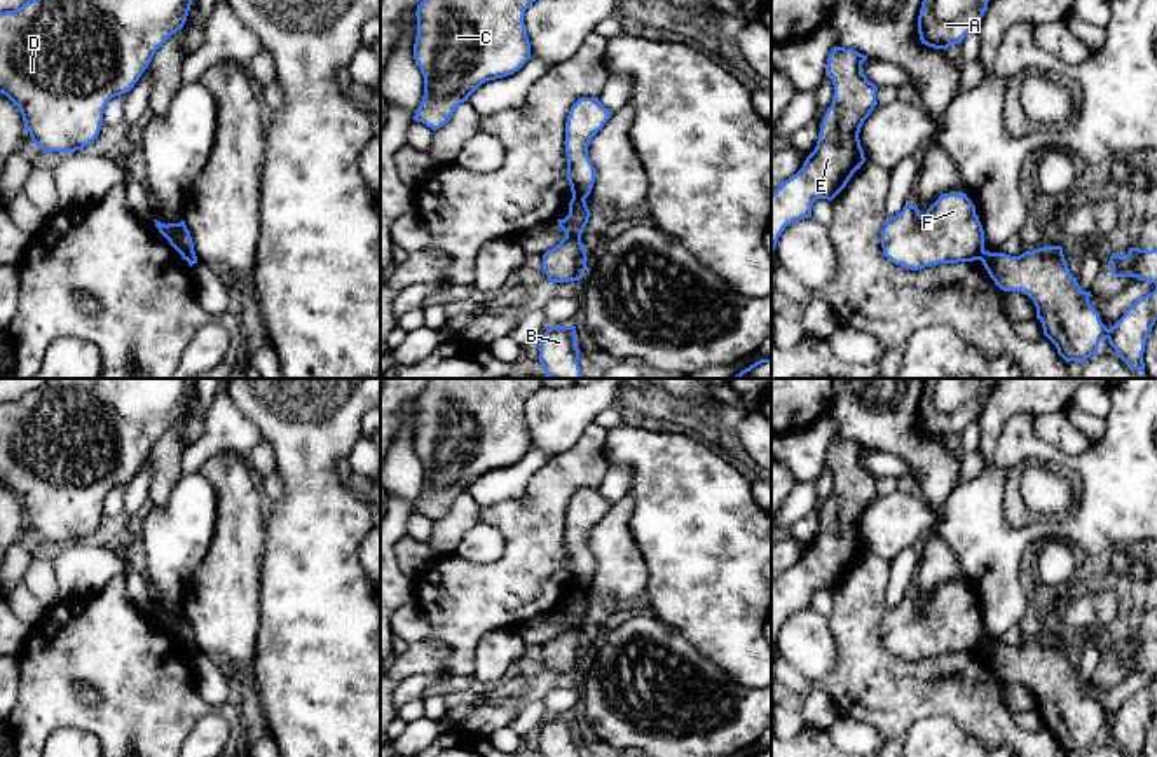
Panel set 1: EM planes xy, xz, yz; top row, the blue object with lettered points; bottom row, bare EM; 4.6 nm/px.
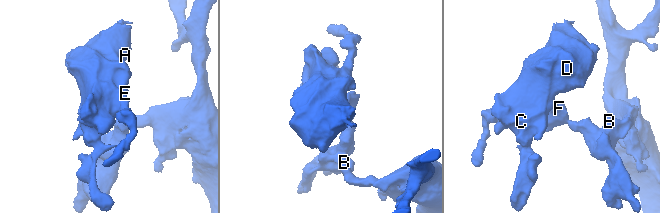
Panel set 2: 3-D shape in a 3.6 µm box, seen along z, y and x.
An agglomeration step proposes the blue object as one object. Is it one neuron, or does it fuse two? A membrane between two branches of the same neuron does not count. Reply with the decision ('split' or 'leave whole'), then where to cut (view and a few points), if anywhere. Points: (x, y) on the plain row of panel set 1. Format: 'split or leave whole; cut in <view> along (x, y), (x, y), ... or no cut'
split; cut in xz along (573, 586), (583, 590)

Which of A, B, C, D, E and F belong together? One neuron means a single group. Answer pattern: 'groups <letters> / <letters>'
groups A C D E F / B

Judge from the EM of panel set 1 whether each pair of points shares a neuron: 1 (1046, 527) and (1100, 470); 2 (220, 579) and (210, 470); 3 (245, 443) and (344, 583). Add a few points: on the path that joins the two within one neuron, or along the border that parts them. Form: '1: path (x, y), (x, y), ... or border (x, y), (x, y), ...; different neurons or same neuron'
1: path (1067, 527), (1100, 497), (1100, 491); same neuron
2: path (231, 552), (231, 497); same neuron
3: border (234, 409), (264, 438); different neurons

